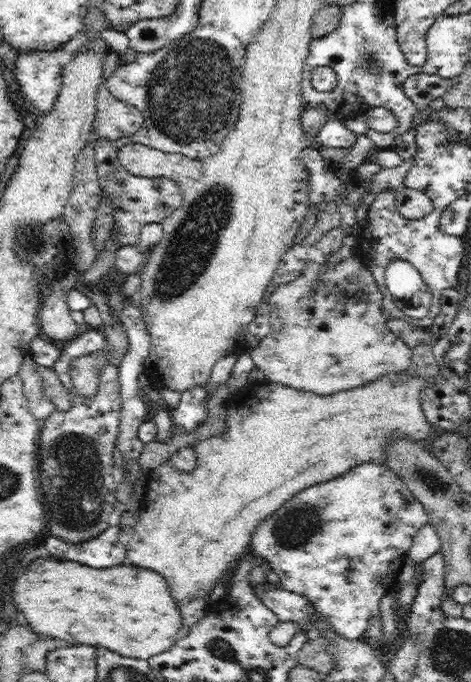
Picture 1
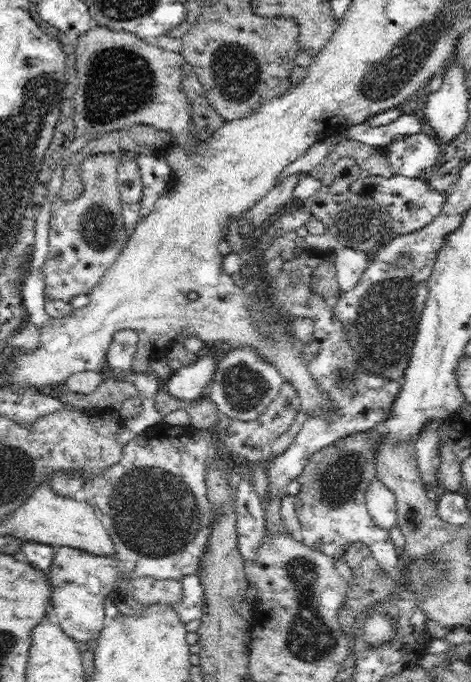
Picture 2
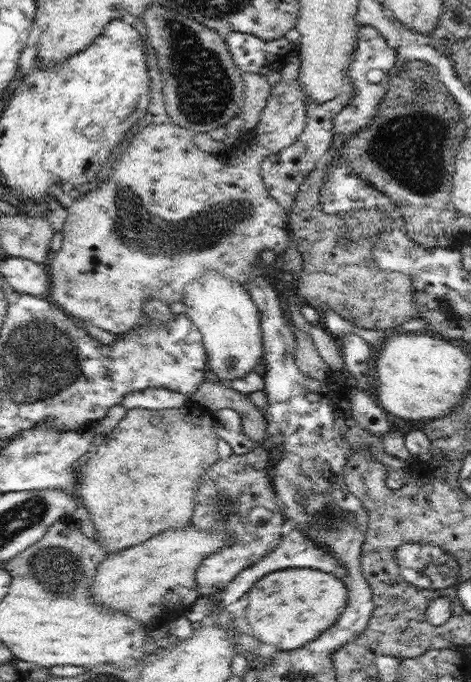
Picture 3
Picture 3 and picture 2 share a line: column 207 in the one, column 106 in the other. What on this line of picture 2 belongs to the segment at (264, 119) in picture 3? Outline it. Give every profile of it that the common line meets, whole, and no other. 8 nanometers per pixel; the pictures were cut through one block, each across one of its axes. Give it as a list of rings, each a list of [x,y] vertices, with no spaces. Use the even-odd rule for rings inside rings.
[[[104,152],[88,155],[80,165],[83,192],[74,201],[62,201],[58,195],[51,200],[51,217],[49,218],[48,254],[42,268],[44,275],[45,297],[71,303],[74,296],[88,295],[106,275],[108,268],[115,264],[129,239],[126,223],[122,216],[121,194],[117,183],[116,153]]]

